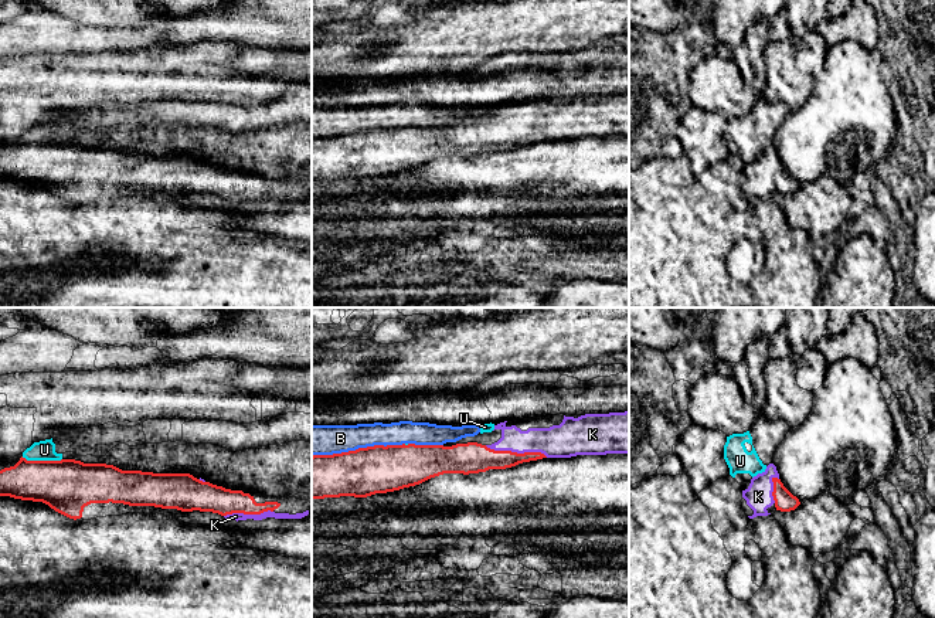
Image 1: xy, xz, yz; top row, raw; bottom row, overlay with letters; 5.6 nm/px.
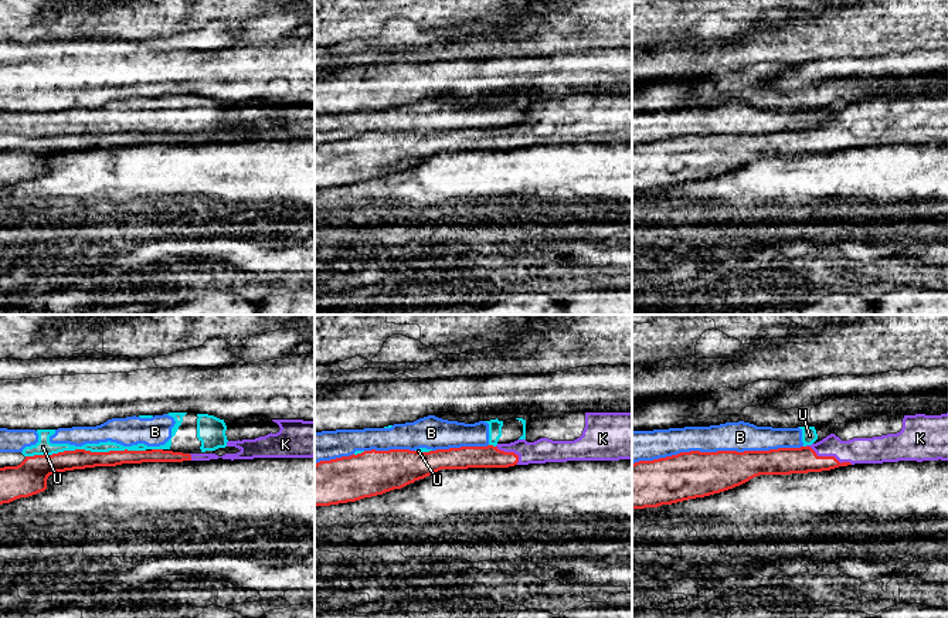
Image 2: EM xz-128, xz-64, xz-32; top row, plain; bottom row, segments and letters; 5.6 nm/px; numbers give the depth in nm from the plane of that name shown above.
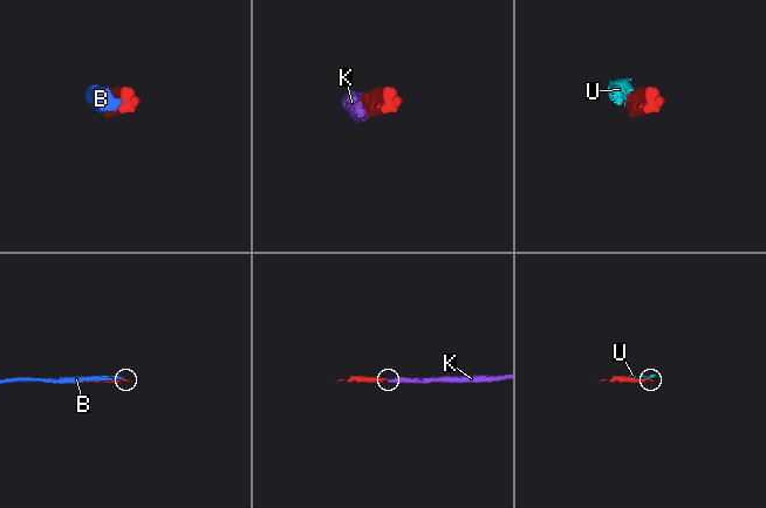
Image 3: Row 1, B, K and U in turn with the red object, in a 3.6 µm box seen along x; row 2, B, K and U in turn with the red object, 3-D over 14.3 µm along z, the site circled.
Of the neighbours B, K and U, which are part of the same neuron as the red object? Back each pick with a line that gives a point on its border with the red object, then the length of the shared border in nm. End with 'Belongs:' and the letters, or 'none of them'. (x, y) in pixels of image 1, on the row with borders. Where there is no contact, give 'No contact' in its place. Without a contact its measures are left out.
K: Touches red at xz (516, 452). Shared border 360 nm
Belongs: K

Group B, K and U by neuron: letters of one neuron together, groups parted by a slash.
B U / K

